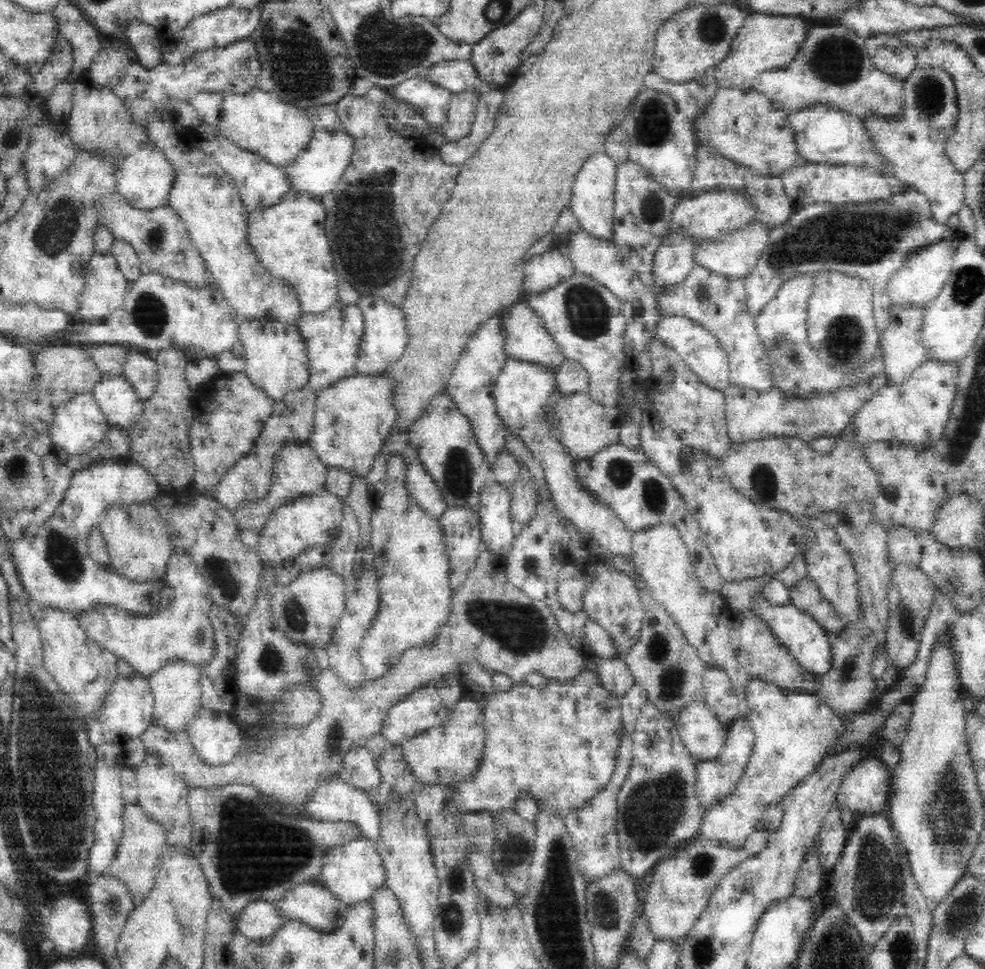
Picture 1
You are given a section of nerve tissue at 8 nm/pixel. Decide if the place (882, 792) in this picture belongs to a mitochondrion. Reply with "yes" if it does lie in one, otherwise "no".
no

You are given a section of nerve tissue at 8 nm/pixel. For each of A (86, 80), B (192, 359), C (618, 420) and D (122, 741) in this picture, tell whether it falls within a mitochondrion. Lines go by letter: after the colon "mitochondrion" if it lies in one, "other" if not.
A: other
B: other
C: other
D: other

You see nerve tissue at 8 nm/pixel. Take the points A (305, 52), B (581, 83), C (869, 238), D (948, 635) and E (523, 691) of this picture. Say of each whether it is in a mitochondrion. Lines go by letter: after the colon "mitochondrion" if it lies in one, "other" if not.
A: other
B: other
C: mitochondrion
D: other
E: other

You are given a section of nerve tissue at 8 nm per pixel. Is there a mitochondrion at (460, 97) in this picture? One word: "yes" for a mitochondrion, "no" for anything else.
no

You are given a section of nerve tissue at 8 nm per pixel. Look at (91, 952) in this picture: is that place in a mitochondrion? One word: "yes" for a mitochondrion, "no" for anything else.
no

